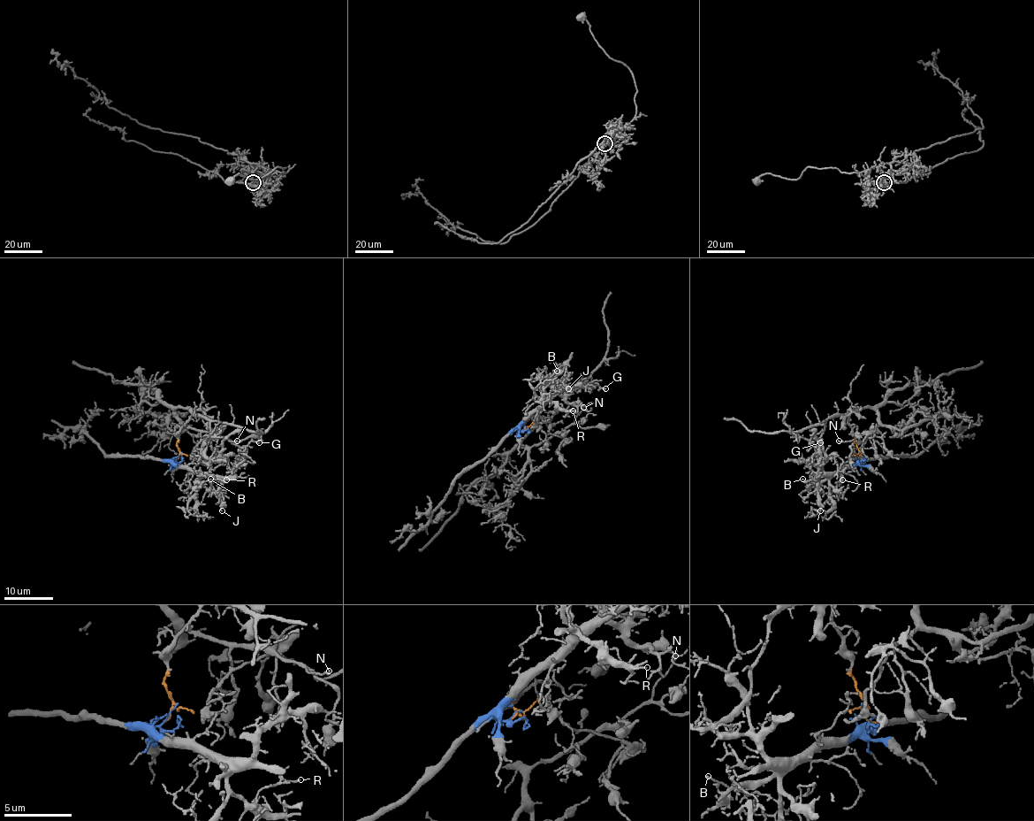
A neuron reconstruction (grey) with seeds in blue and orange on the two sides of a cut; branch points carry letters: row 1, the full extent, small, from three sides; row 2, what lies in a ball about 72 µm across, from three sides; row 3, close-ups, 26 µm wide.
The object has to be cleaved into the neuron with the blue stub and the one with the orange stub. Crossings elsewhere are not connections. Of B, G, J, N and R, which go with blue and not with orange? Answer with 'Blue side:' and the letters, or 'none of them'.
Blue side: B, G, J, R

